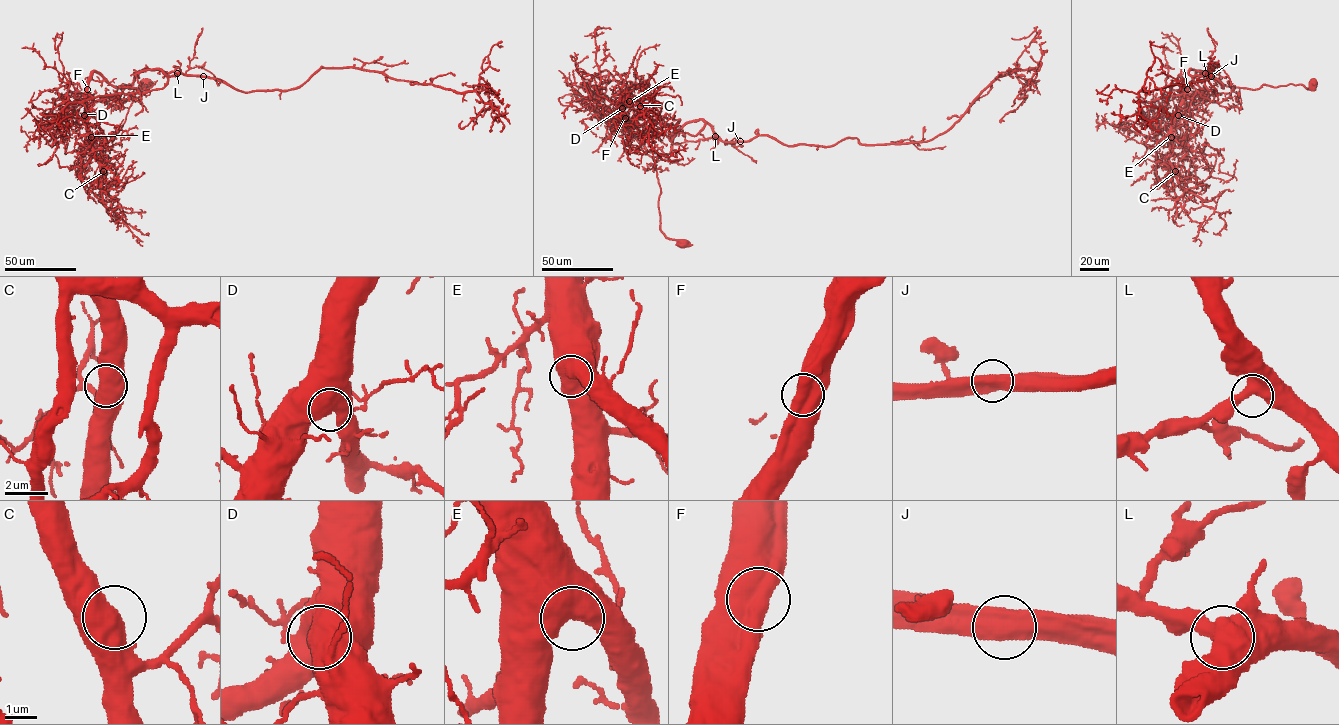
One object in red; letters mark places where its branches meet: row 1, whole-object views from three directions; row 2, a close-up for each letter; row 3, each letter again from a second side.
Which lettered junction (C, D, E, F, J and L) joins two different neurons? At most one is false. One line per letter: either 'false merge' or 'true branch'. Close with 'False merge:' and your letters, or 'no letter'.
C: true branch
D: true branch
E: true branch
F: true branch
J: true branch
L: true branch
False merge: no letter

